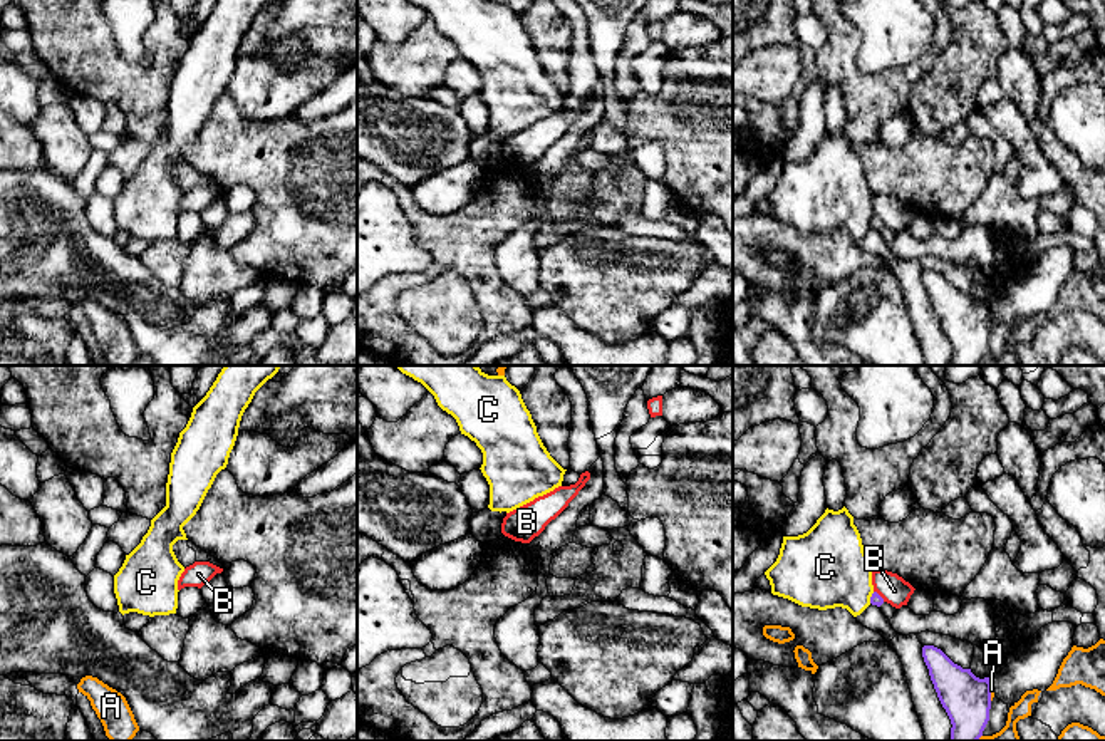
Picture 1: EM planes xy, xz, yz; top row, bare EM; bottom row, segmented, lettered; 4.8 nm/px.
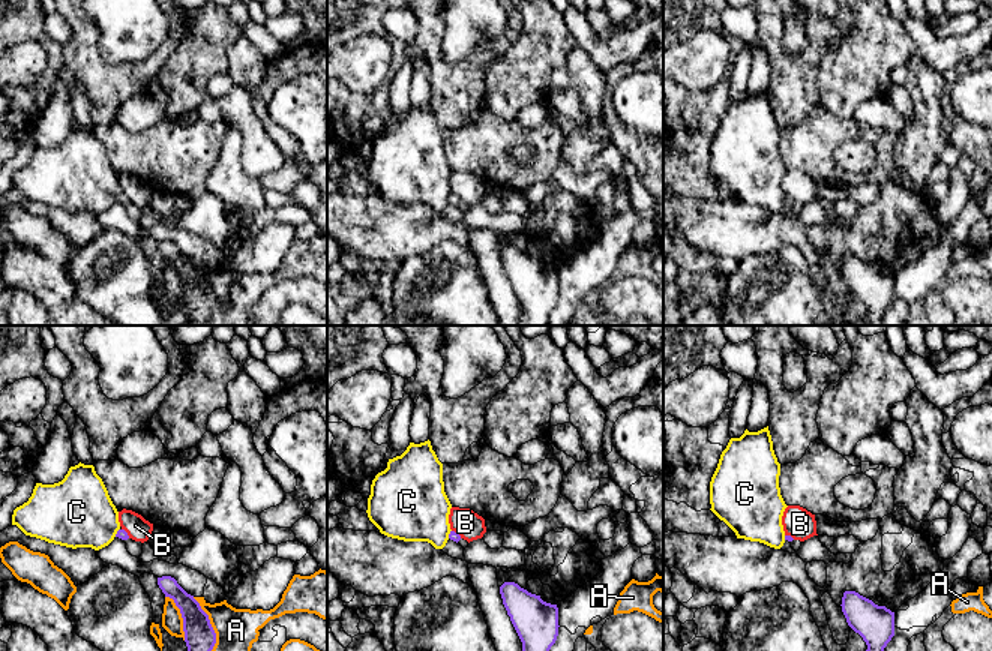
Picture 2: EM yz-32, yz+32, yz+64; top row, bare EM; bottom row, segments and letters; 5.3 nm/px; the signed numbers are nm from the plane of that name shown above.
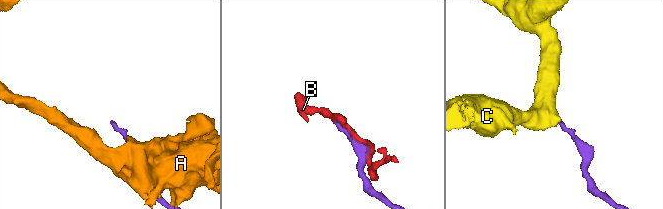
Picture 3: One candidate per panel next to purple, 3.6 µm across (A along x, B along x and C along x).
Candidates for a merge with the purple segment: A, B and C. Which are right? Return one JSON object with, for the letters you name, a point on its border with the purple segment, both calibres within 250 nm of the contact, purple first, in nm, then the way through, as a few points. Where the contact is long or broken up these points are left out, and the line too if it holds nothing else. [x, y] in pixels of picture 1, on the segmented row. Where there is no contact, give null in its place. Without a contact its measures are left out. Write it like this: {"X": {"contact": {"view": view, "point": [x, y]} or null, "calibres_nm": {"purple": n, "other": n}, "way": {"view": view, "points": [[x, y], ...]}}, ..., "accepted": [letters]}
{"accepted": []}

